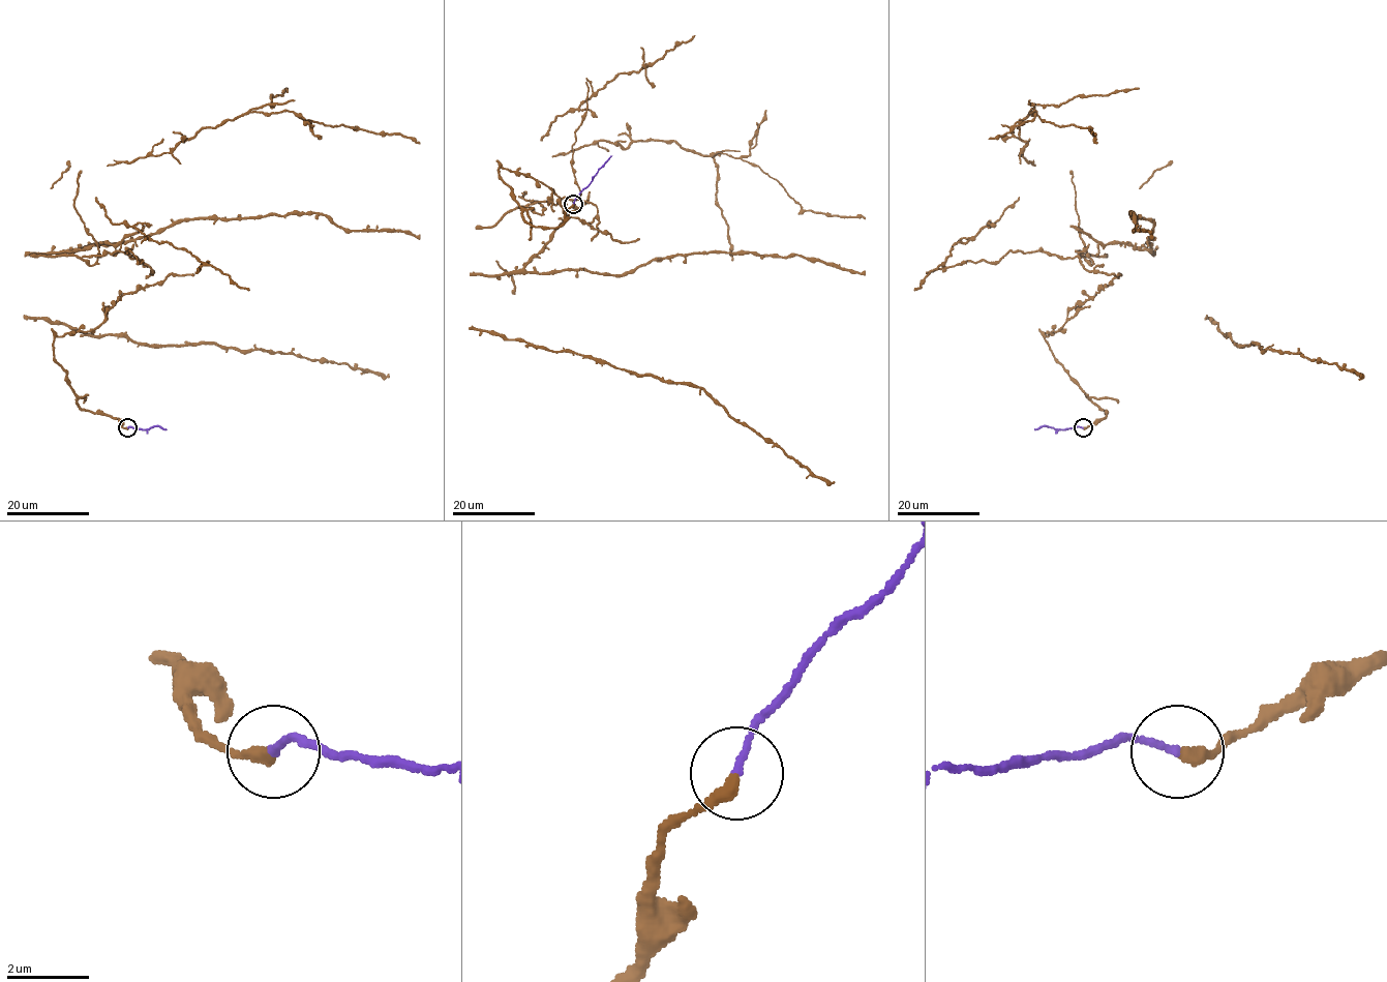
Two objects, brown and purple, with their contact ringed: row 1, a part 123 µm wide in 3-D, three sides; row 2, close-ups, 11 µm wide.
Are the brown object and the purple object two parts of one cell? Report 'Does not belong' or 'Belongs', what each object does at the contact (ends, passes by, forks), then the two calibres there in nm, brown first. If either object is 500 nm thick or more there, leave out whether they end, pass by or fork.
Belongs. At the ring brown ends. At the ring purple ends. Thickness 320 nm (brown) against 150 nm

